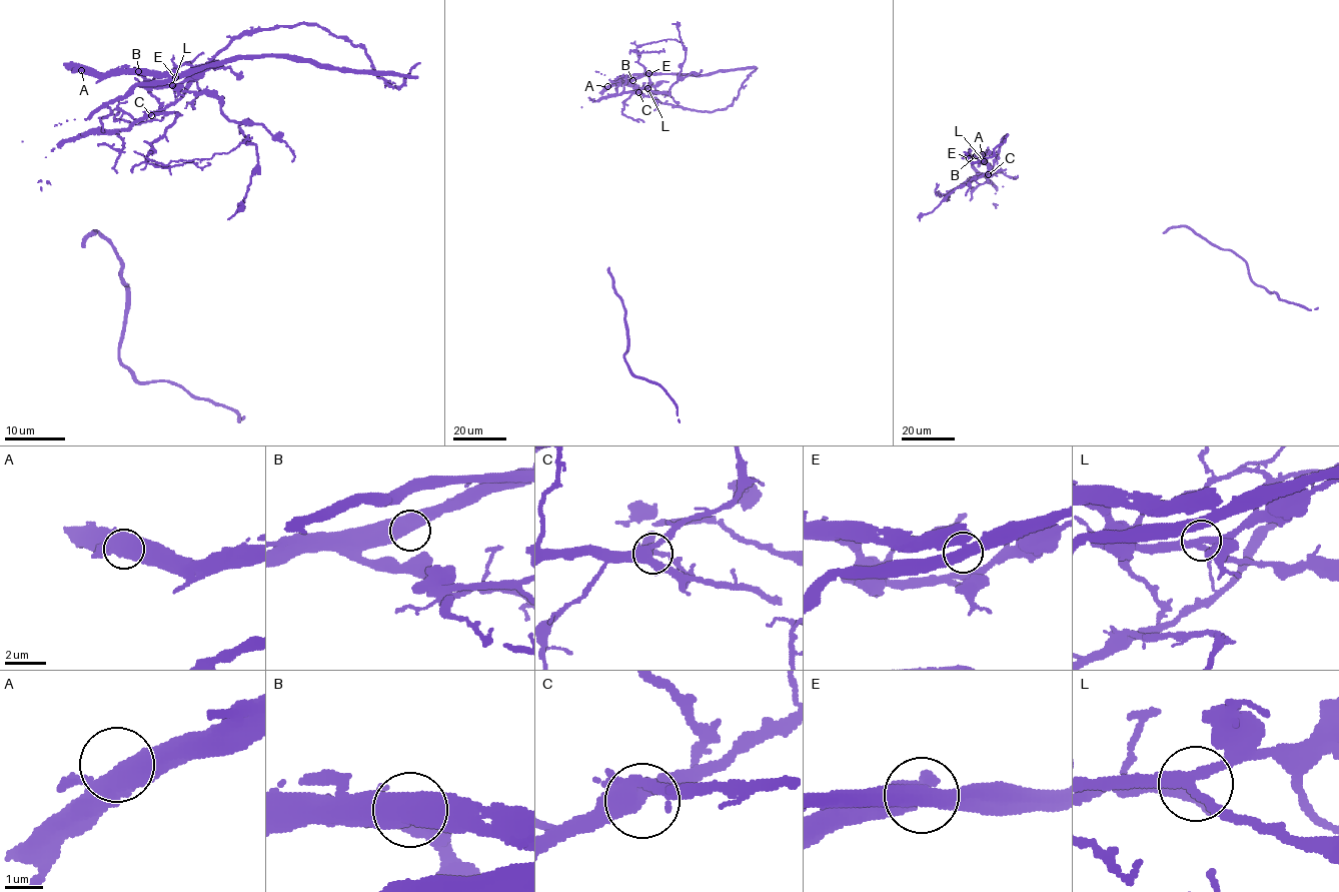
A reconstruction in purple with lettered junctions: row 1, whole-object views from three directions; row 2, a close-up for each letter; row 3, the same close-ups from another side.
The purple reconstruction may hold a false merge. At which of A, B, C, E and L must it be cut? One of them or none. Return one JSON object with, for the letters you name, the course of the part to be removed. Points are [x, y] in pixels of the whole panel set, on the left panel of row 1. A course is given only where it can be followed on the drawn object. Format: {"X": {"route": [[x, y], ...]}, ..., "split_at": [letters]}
{"E": {"route": [[175, 77], [125, 70], [138, 71], [154, 86], [211, 92], [220, 110], [255, 145], [258, 165], [228, 219]]}, "split_at": ["E"]}

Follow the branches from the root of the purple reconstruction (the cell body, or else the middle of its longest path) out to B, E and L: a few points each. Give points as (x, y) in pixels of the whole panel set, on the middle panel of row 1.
B: (638, 122), (622, 112), (624, 102), (632, 93), (642, 96), (634, 86), (626, 84), (632, 80)
E: (638, 122), (622, 112), (624, 102), (632, 93), (642, 96), (634, 86), (626, 83), (648, 73)
L: (638, 122), (626, 116), (622, 108), (632, 93), (641, 96), (638, 89), (647, 88)

